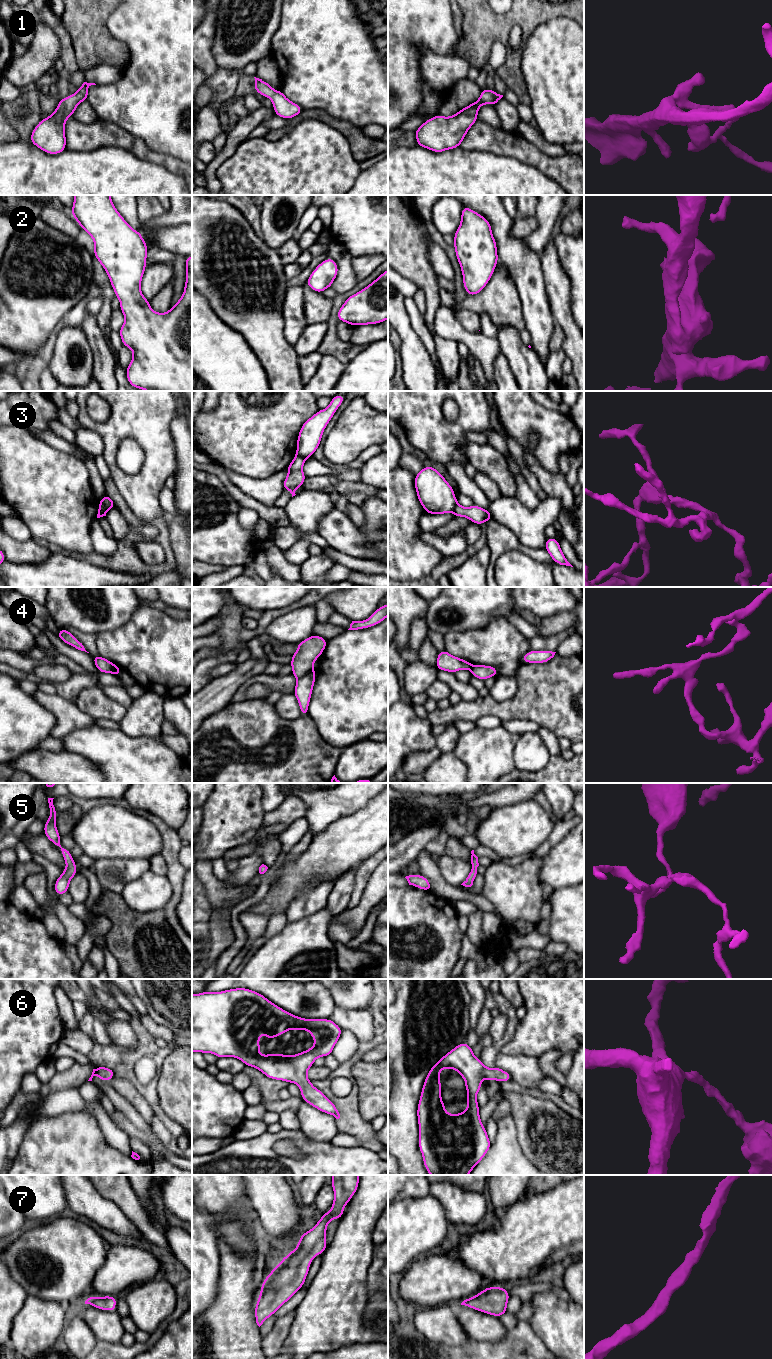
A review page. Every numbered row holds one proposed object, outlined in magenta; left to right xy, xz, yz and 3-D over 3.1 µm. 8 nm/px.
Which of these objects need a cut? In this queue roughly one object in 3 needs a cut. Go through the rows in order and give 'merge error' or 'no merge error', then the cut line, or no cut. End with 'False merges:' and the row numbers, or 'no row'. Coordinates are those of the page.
1: no merge error; cut none
2: no merge error; cut none
3: merge error; cut xz (296, 454), (305, 459)
4: merge error; cut xz (312, 669), (297, 679)
5: no merge error; cut none
6: no merge error; cut none
7: no merge error; cut none
False merges: 3, 4

